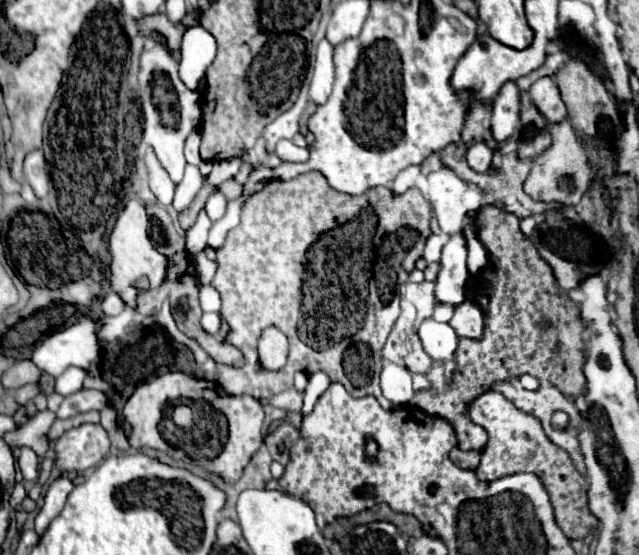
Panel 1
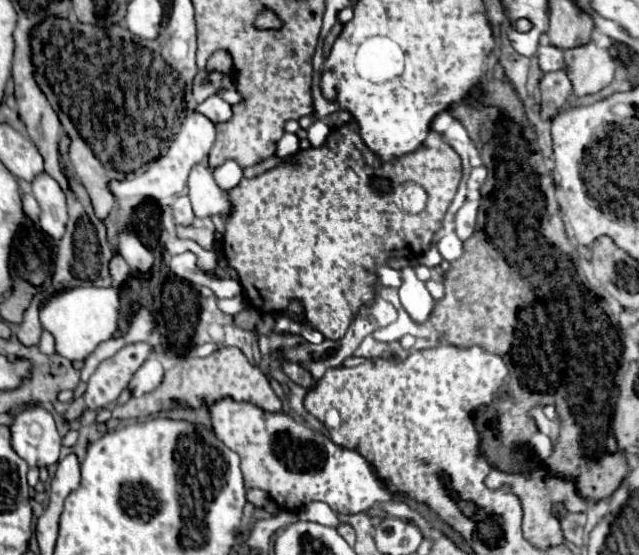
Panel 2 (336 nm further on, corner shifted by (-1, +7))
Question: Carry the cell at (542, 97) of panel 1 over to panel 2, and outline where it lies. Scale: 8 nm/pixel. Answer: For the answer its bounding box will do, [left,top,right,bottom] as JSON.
[538,45,564,73]

